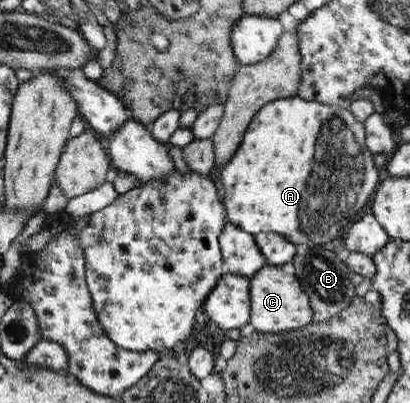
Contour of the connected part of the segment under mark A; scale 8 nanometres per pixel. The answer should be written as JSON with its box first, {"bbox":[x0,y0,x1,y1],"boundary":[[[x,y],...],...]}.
{"bbox":[216,95,380,247],"boundary":[[[297,95],[266,104],[253,119],[250,131],[246,131],[246,143],[238,149],[238,155],[216,174],[223,187],[228,223],[252,235],[261,232],[282,235],[294,245],[315,247],[338,240],[340,231],[354,223],[354,215],[366,207],[380,181],[374,154],[366,151],[364,127],[348,108],[304,100]]]}

